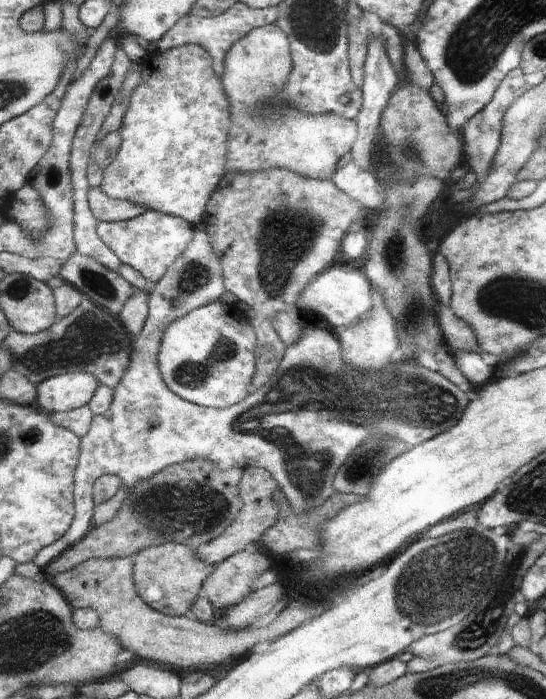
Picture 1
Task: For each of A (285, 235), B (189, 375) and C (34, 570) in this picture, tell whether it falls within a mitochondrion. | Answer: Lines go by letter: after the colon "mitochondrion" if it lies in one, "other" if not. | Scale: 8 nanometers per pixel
A: mitochondrion
B: mitochondrion
C: other

